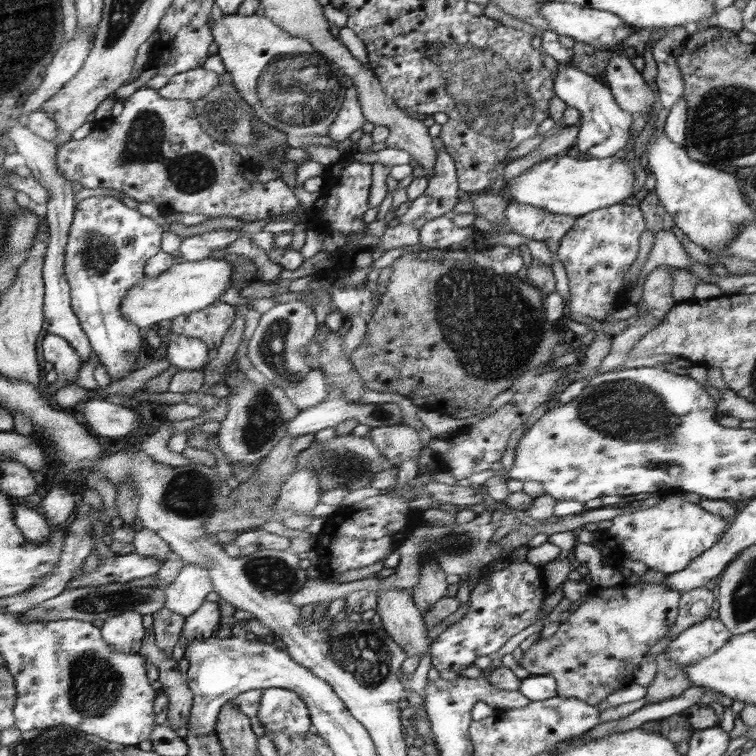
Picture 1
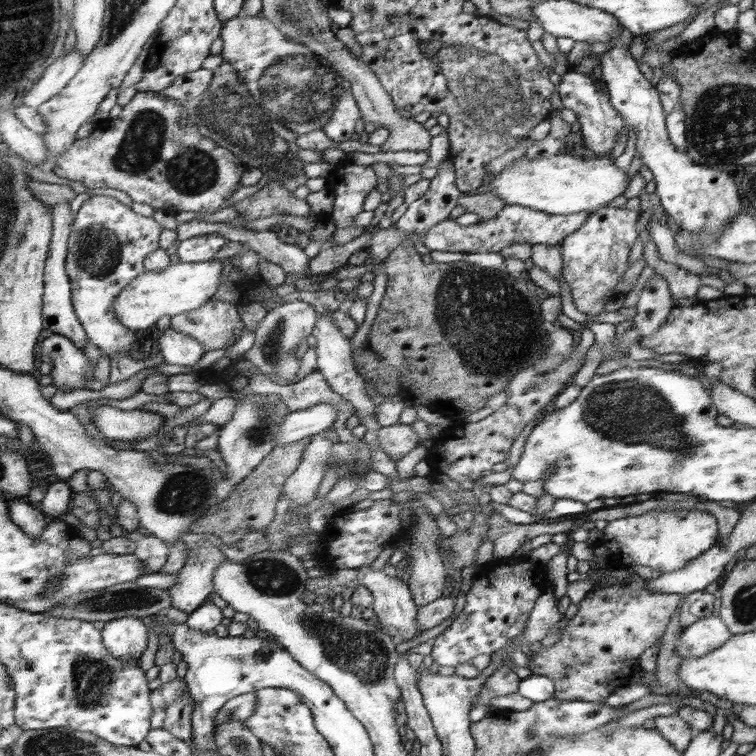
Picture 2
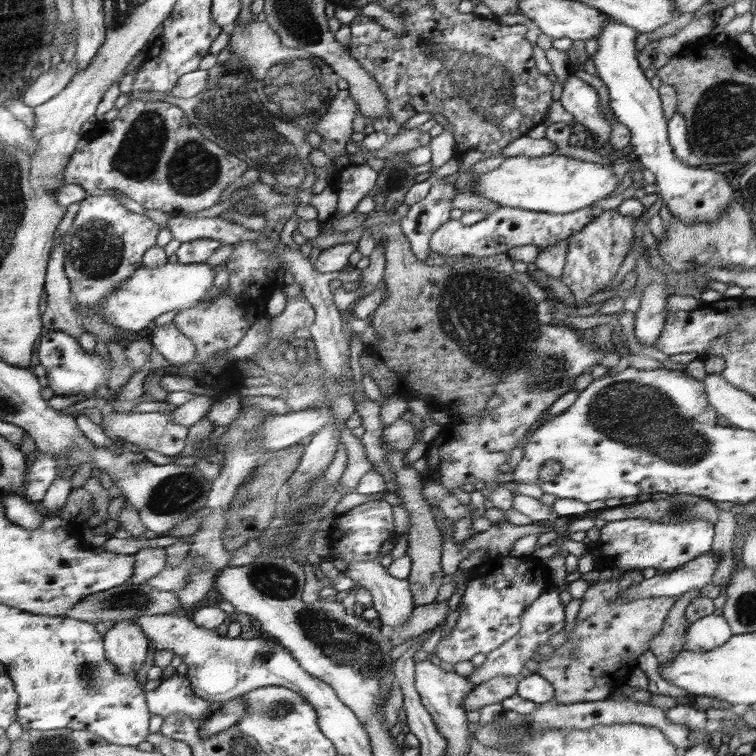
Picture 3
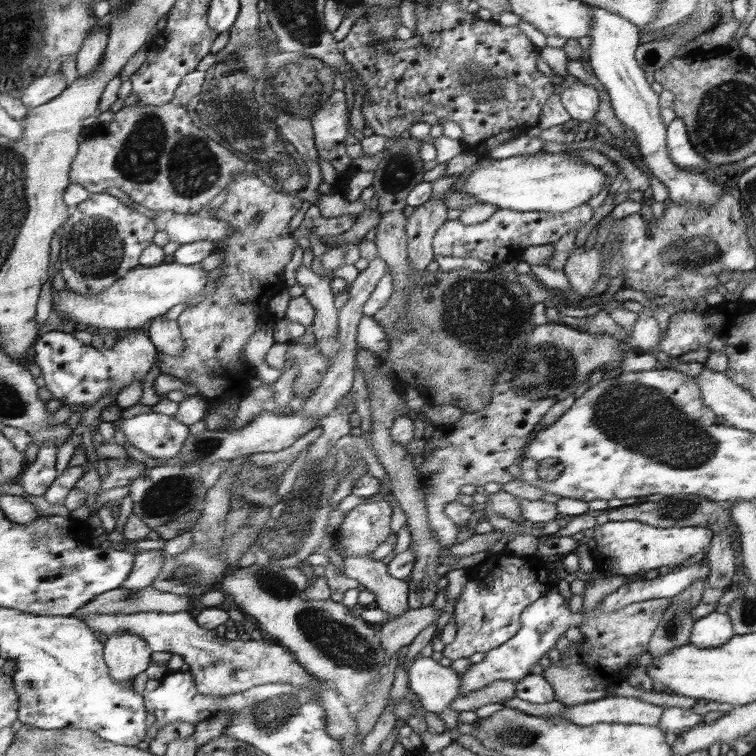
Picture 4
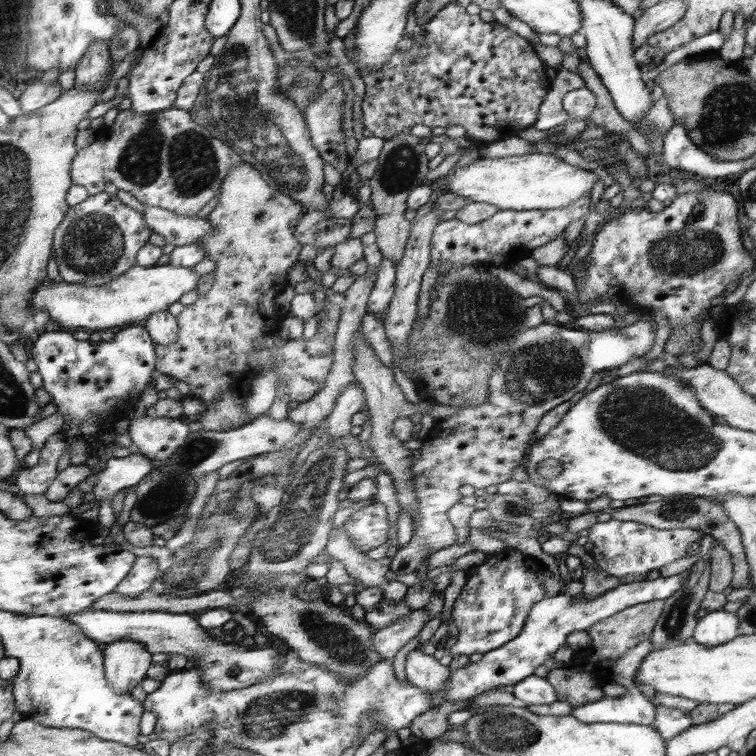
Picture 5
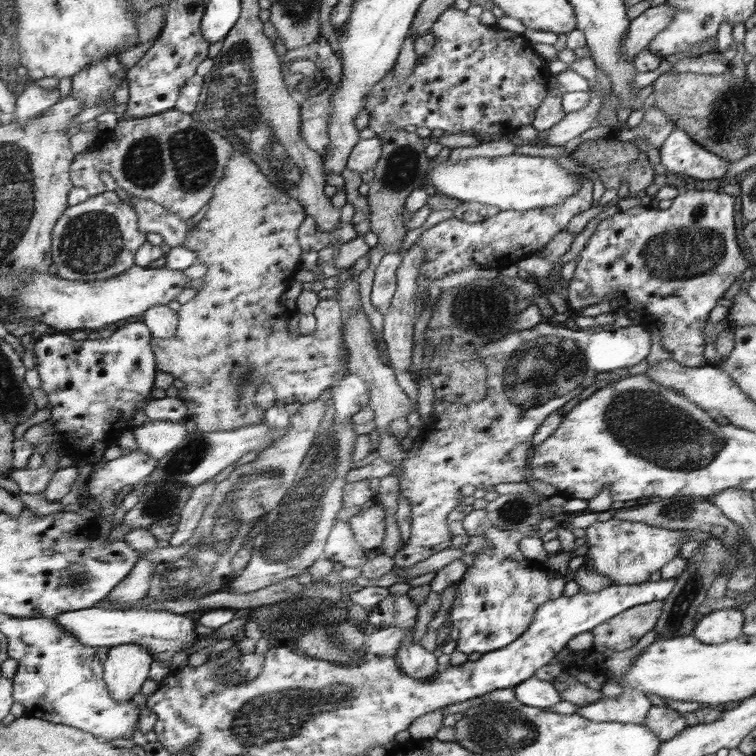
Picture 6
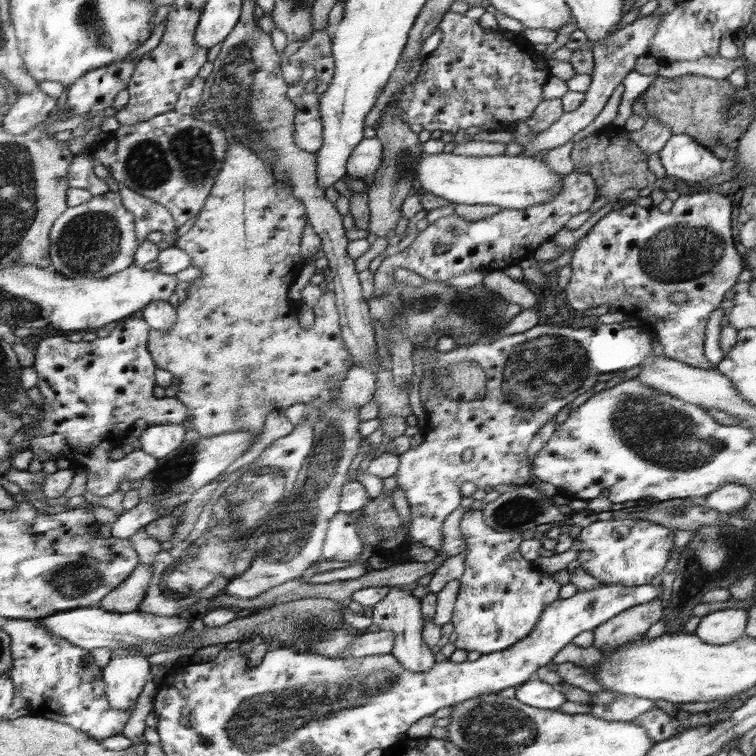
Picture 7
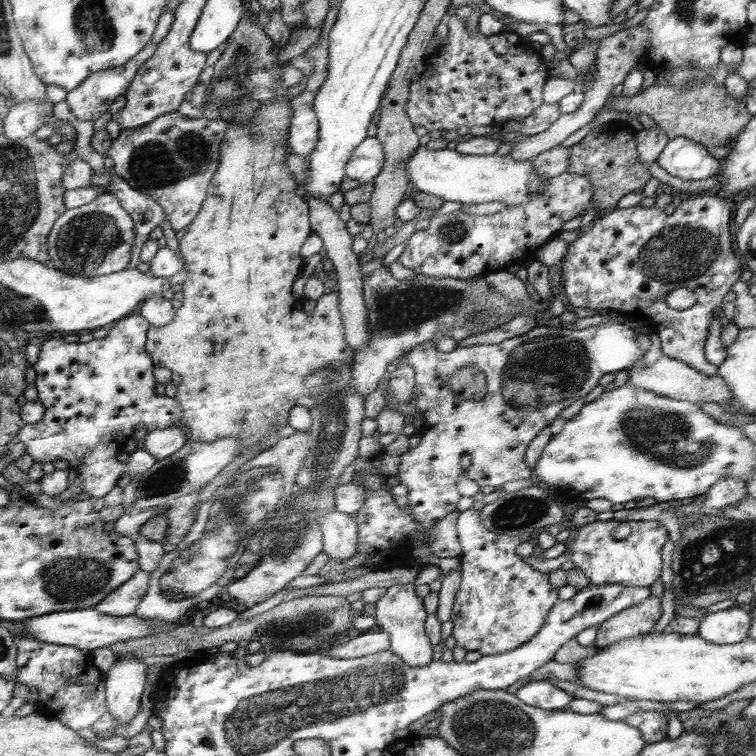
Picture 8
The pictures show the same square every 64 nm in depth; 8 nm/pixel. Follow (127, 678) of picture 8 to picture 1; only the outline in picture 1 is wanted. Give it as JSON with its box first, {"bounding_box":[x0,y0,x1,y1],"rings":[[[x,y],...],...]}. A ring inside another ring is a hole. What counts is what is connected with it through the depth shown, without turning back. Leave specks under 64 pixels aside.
{"bounding_box":[102,611,147,653],"rings":[[[134,611],[108,618],[102,624],[102,636],[116,652],[138,653],[147,634],[143,617]]]}

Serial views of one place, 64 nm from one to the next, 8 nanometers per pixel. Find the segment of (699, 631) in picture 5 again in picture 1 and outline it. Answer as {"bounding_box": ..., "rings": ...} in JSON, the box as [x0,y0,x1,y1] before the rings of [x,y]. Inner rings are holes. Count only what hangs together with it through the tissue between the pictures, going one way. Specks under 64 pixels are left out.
{"bounding_box":[664,618,733,668],"rings":[[[706,618],[703,622],[690,626],[680,632],[664,650],[667,658],[674,660],[683,668],[708,658],[725,646],[733,635],[718,619]]]}

